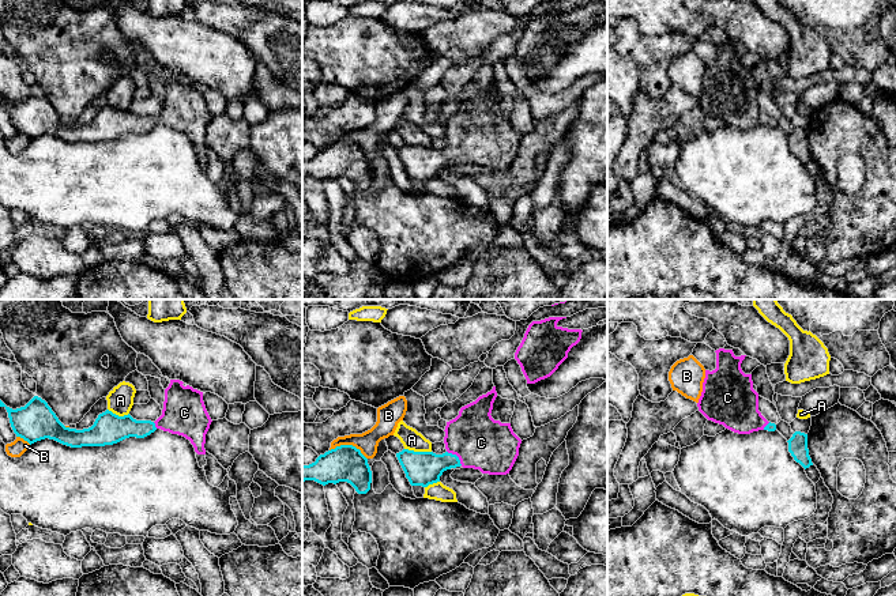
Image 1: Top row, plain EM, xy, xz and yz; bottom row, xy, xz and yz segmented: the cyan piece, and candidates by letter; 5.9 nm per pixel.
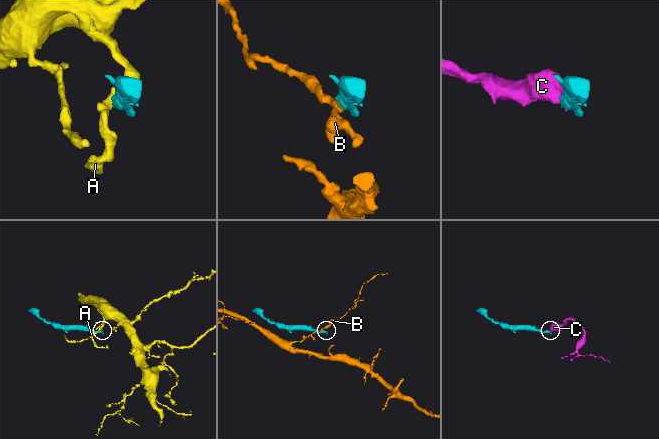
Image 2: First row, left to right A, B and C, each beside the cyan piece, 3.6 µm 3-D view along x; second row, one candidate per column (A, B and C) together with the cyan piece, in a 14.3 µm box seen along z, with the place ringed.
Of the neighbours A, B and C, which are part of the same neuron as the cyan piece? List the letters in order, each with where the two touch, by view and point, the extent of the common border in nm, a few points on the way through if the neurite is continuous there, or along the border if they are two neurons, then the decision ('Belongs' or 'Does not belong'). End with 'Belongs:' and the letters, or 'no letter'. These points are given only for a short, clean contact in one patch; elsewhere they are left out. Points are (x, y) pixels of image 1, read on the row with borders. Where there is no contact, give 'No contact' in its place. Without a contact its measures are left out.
A: Touches cyan at xz (418, 452). Shared border 160 nm. Boundary: xz (405, 448), (430, 452). Does not belong
B: Touches cyan at xz (349, 445). Shared border 240 nm. Boundary: xz (330, 449), (338, 445), (354, 445), (366, 459). Does not belong
C: Touches cyan at xz (456, 456). Shared border 130 nm. Path across: xz (422, 468), (456, 456), (470, 442), (481, 442). Belongs
Belongs: C

